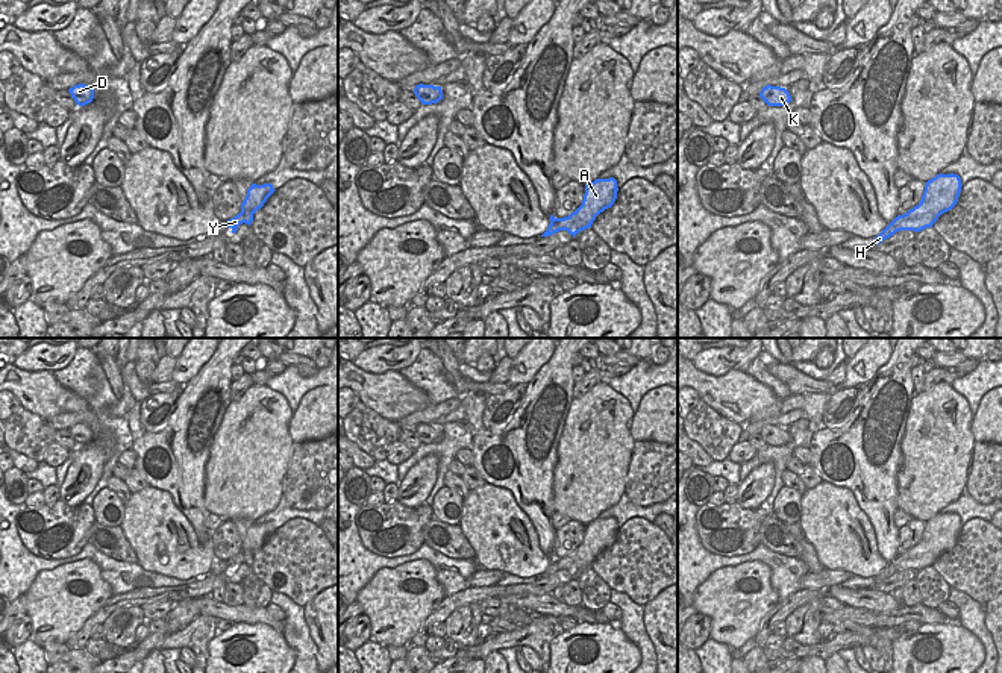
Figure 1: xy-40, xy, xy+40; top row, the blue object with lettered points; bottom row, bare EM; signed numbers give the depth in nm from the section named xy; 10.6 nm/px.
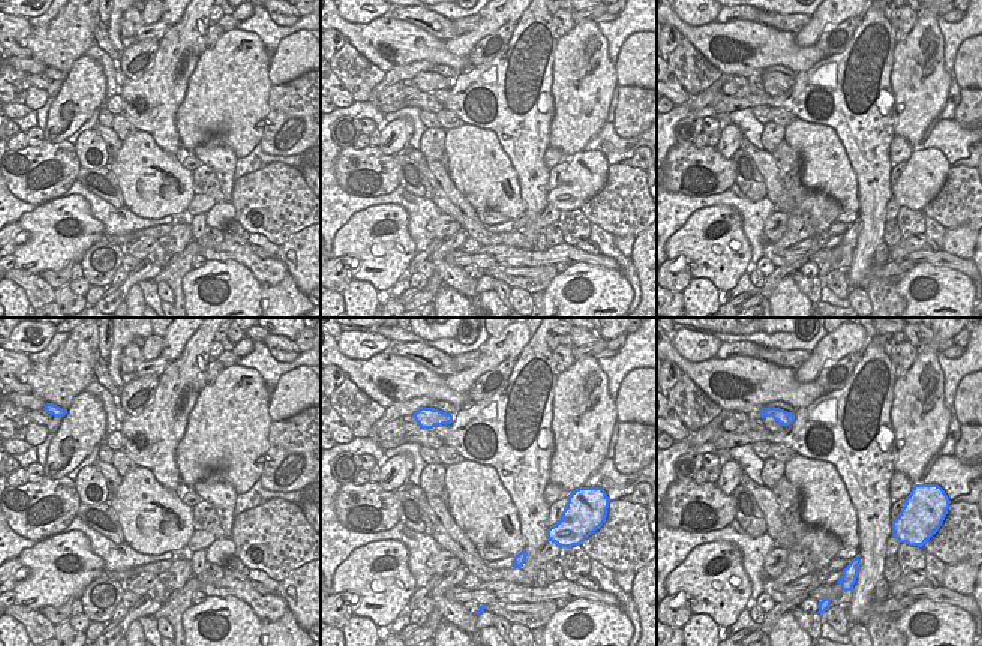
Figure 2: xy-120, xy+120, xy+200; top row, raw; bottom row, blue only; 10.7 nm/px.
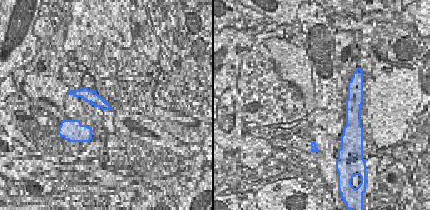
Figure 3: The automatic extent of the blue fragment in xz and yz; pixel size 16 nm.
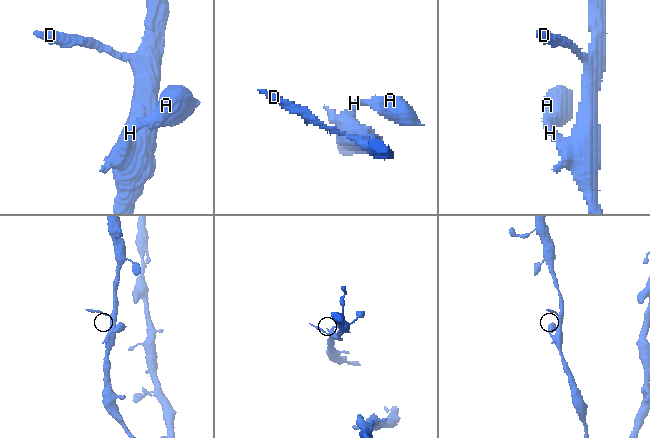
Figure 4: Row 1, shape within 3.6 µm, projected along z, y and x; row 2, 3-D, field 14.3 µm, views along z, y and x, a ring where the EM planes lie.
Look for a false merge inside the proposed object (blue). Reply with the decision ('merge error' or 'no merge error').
merge error

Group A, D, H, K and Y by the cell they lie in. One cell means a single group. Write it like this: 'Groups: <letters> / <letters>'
Groups: A Y / D H K

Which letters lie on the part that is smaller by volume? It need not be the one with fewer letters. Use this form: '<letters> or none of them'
A, Y

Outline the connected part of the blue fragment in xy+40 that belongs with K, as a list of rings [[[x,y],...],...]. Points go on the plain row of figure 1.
[[[767,424],[761,429],[759,437],[769,446],[784,446],[791,441],[791,435],[785,427]]]

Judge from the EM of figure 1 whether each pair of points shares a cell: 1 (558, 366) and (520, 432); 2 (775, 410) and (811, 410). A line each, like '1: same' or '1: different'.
1: same
2: same

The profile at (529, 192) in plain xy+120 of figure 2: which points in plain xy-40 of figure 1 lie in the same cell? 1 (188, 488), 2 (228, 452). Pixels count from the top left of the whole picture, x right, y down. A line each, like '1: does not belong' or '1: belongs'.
1: belongs
2: does not belong

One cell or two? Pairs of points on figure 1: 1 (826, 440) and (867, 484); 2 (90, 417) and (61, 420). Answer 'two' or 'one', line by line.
1: one
2: one

